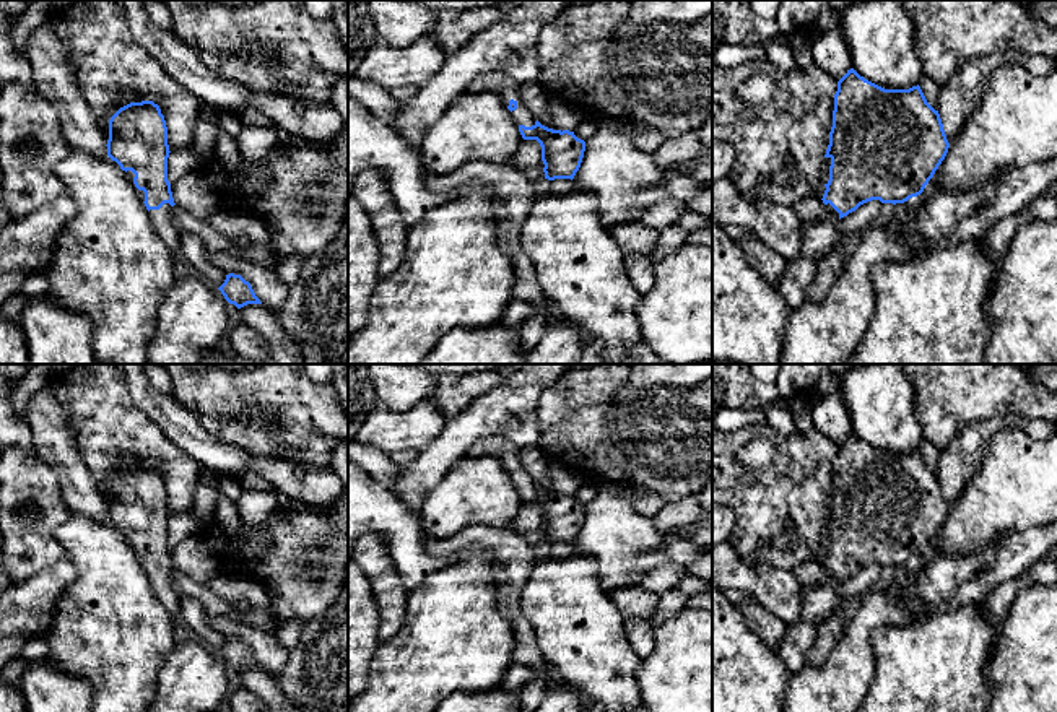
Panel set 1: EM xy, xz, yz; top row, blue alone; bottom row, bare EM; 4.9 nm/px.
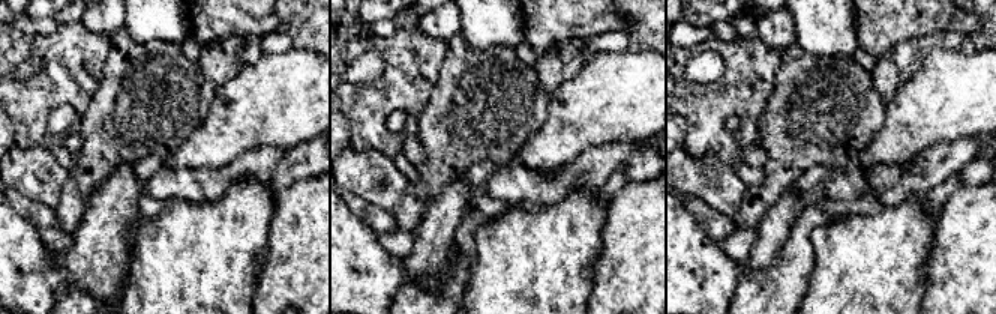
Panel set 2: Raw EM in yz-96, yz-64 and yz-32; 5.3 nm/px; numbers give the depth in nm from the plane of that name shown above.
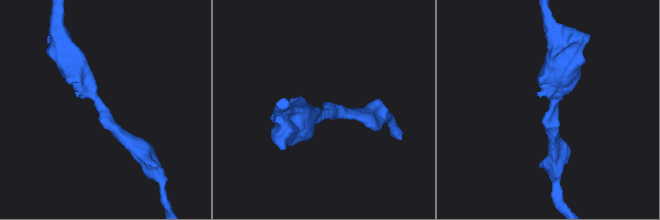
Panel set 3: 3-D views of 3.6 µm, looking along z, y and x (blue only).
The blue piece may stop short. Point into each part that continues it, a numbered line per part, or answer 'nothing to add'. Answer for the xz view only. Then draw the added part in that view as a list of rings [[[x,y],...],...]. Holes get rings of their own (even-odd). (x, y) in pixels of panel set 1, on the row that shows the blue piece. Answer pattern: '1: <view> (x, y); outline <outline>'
1: xz (493, 82); outline [[[488,72],[483,75],[476,75],[465,88],[465,94],[481,94],[481,93],[509,93],[511,99],[517,102],[517,109],[512,111],[512,117],[519,125],[532,127],[535,125],[537,119],[527,109],[527,106],[520,101],[519,94],[519,83],[512,80],[509,75],[501,72]]]

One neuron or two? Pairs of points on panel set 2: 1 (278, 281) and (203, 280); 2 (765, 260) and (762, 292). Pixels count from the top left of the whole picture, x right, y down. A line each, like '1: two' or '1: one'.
1: two
2: two

